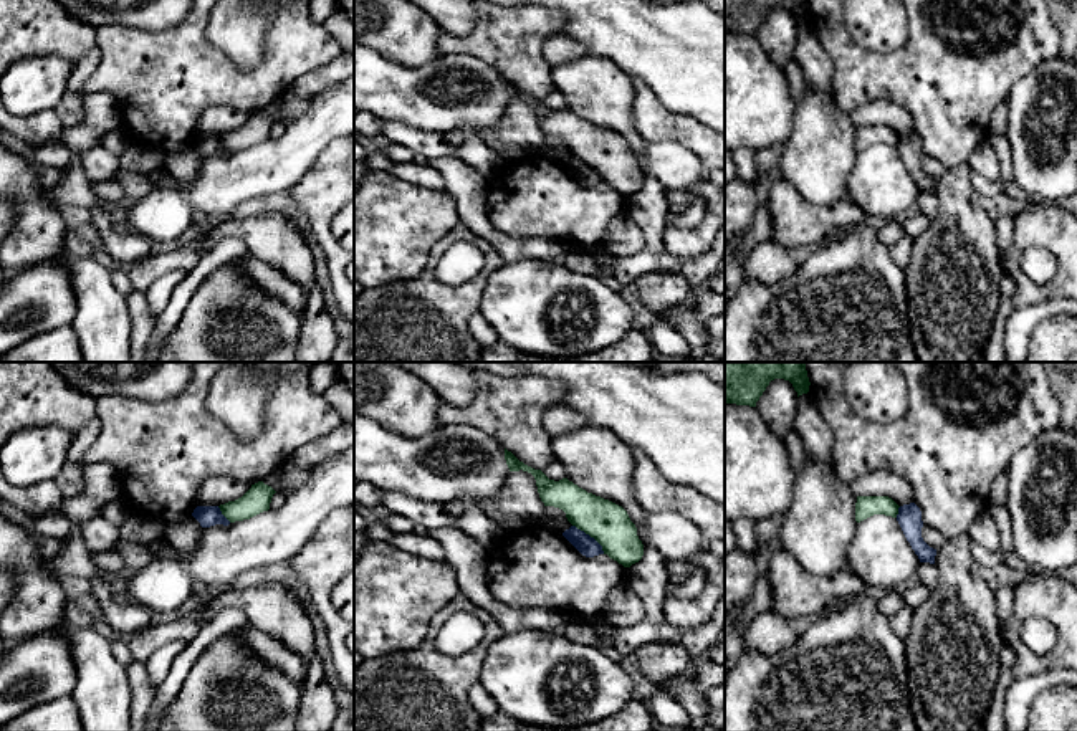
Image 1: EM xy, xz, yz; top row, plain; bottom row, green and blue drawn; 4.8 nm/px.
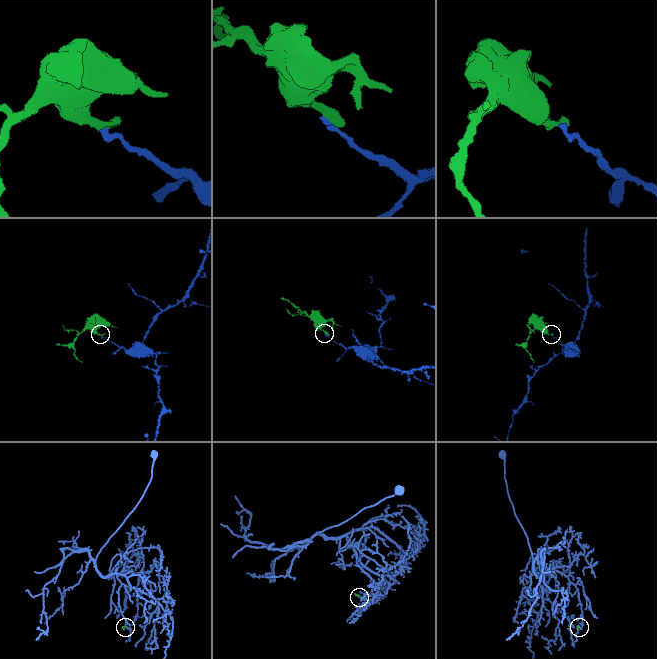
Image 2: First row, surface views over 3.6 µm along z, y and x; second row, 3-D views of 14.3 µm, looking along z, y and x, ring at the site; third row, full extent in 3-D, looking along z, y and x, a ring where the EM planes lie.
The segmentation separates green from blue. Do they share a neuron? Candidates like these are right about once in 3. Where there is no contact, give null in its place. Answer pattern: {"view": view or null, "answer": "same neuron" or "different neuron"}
{"view": "xz", "answer": "different neuron"}

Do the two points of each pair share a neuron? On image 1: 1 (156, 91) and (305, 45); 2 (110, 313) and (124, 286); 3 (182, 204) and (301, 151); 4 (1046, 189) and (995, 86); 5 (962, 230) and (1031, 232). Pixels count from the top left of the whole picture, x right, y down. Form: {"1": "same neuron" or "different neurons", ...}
{"1": "same neuron", "2": "different neurons", "3": "same neuron", "4": "different neurons", "5": "different neurons"}

